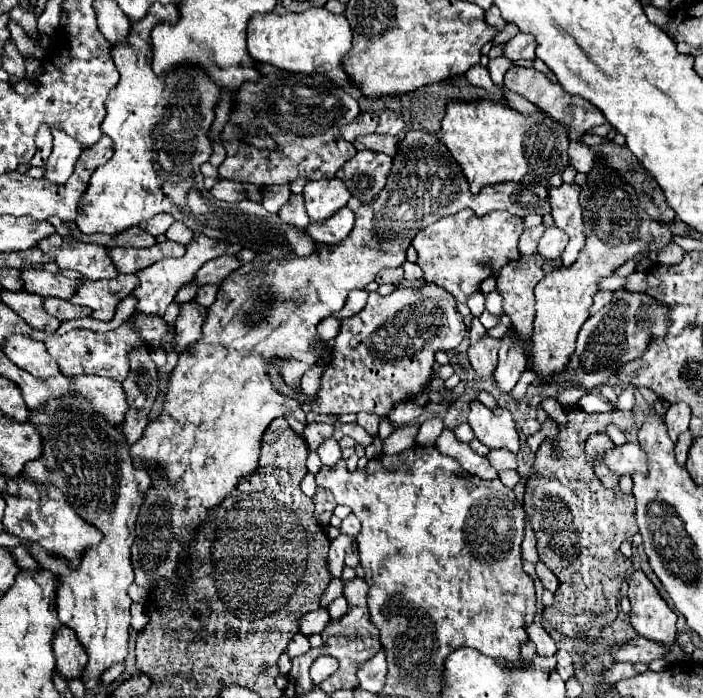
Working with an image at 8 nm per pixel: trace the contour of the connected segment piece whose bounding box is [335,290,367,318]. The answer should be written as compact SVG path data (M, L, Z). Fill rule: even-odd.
M353 290L353 292L349 294L347 302L345 302L345 308L339 310L335 316L337 316L337 318L351 318L351 316L355 316L357 312L361 312L361 308L365 306L365 302L367 302L367 292L365 292L365 290Z

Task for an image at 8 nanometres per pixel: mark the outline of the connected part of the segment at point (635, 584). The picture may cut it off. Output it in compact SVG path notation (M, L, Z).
M635 570L629 578L629 600L631 600L631 624L639 636L659 640L661 644L673 644L677 630L677 614L659 596L653 582Z

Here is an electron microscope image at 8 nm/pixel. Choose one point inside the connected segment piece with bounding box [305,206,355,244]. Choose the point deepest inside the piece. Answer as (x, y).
(331, 231)

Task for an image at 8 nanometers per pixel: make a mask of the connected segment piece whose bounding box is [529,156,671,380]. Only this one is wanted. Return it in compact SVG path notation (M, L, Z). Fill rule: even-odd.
M597 156L579 196L587 242L571 266L555 268L535 288L537 314L531 336L529 368L543 374L545 380L551 374L561 374L567 370L569 358L575 352L577 334L583 322L589 318L593 296L599 292L599 280L613 276L617 268L627 262L627 258L635 258L643 248L661 250L671 242L671 232L663 224L651 220L645 210L639 208L633 196L637 196L635 190L605 164L603 156Z

